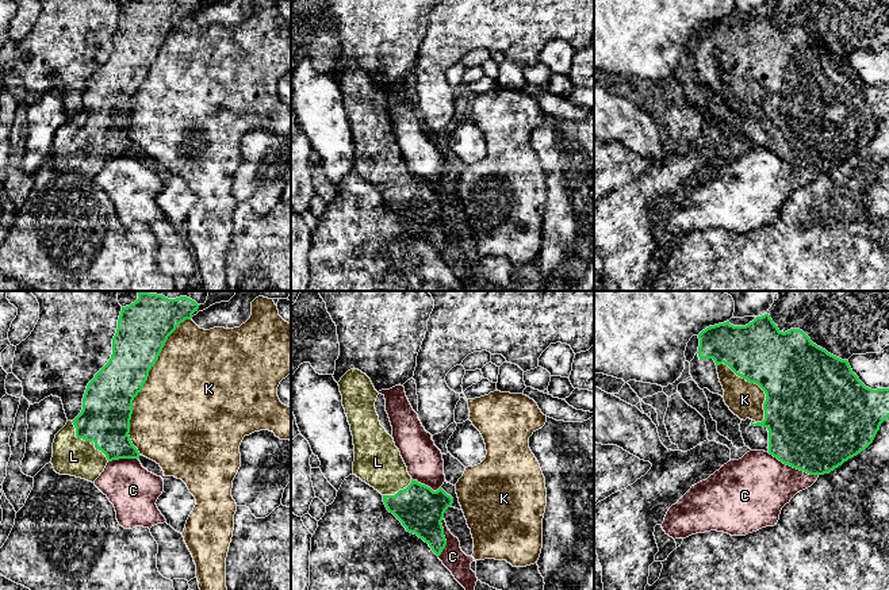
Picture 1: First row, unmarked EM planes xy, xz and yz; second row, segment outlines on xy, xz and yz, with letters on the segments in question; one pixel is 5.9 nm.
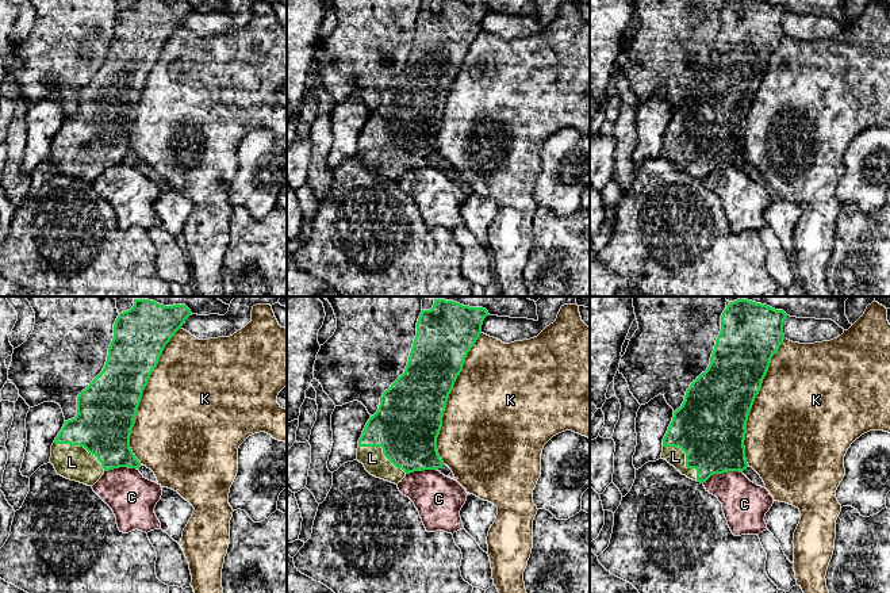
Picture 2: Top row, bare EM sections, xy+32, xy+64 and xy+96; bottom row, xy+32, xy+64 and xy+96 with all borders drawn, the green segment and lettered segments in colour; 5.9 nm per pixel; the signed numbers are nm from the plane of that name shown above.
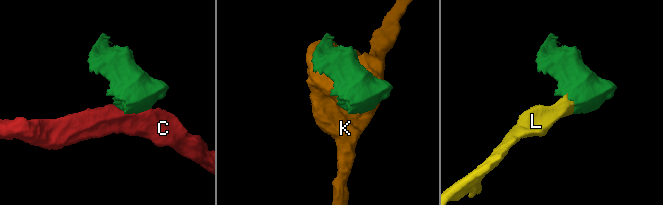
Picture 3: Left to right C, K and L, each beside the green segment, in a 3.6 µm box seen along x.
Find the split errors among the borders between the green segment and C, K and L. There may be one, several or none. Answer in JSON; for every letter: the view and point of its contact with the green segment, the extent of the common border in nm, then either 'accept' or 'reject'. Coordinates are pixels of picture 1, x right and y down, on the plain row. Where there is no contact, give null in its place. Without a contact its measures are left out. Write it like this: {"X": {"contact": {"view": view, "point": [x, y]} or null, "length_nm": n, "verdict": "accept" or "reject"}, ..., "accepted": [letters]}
{"C": {"contact": {"view": "yz", "point": [793, 164]}, "length_nm": 340, "verdict": "reject"}, "K": {"contact": {"view": "xy", "point": [144, 80]}, "length_nm": 900, "verdict": "reject"}, "L": {"contact": {"view": "xy", "point": [87, 137]}, "length_nm": 340, "verdict": "accept"}, "accepted": ["L"]}

